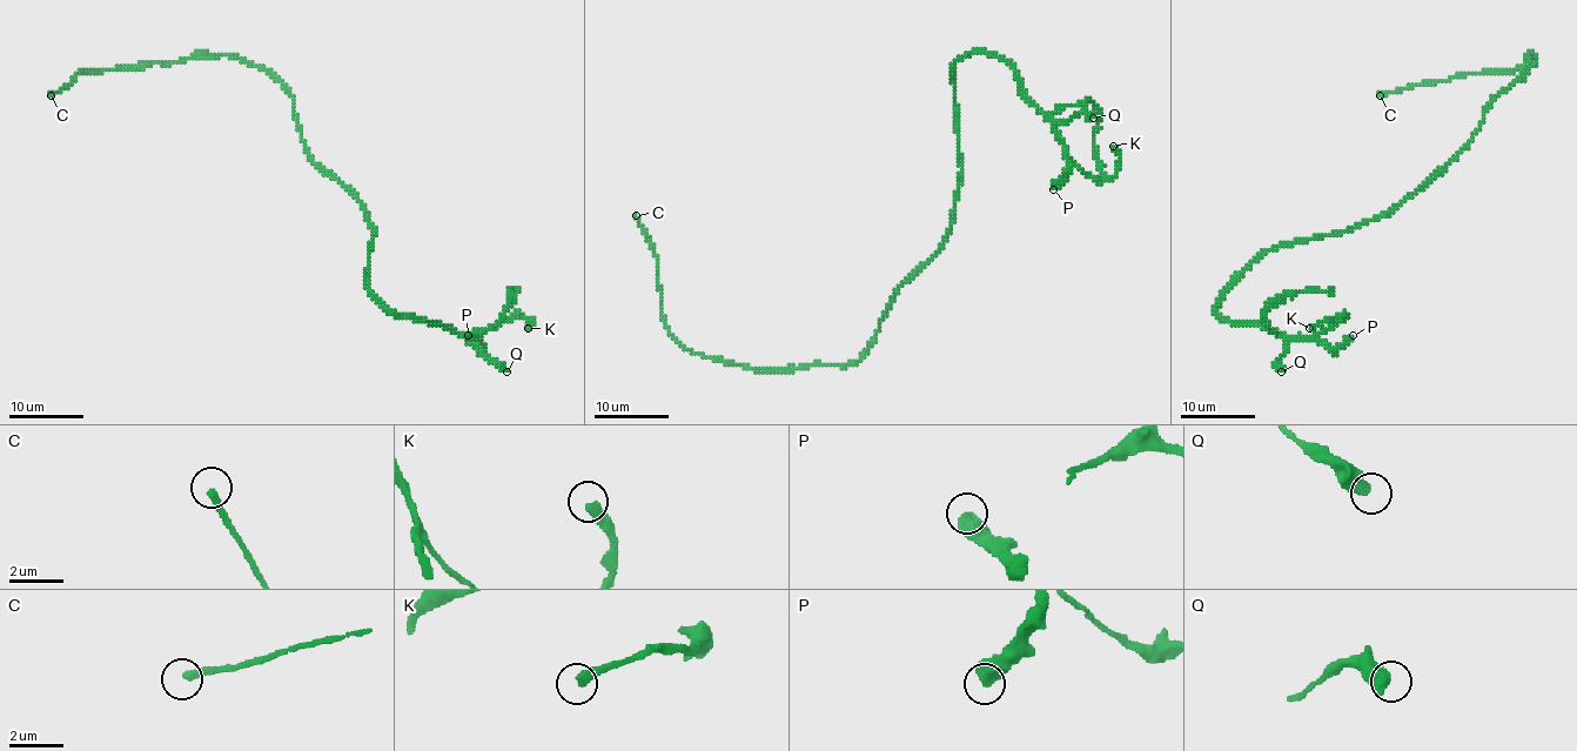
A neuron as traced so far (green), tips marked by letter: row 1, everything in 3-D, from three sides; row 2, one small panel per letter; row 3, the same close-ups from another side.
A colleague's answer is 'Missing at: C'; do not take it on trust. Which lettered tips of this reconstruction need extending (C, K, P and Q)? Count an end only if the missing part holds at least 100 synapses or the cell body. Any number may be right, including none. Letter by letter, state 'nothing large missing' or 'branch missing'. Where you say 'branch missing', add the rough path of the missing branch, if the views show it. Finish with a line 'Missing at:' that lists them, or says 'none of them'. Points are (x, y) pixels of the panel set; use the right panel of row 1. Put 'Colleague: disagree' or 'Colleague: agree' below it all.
C: branch missing
K: nothing large missing
P: nothing large missing
Q: nothing large missing
Missing at: C
Colleague: agree

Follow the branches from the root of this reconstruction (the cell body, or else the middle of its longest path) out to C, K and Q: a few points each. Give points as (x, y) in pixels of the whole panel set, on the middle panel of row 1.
C: (931, 259), (897, 288), (874, 341), (858, 360), (751, 369), (695, 354), (668, 330), (657, 255), (636, 215)
K: (931, 259), (961, 176), (952, 67), (971, 52), (1014, 68), (1087, 174), (1118, 172), (1113, 146)
Q: (931, 259), (961, 176), (959, 59), (1000, 55), (1040, 111), (1057, 121), (1093, 118)

